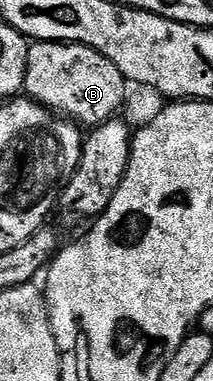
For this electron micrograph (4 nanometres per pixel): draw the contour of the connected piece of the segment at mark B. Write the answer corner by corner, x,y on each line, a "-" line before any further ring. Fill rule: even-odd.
33,42
27,56
24,93
85,128
102,126
122,113
125,77
99,52
71,42

